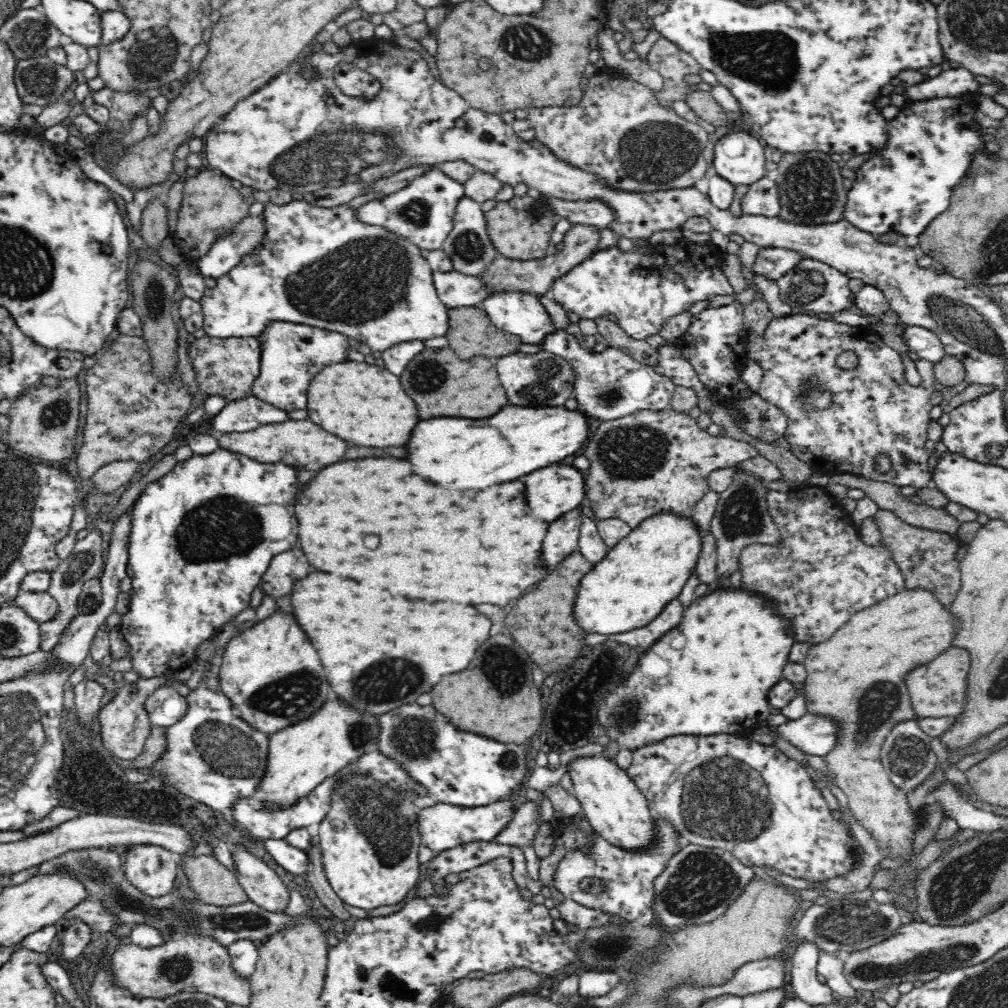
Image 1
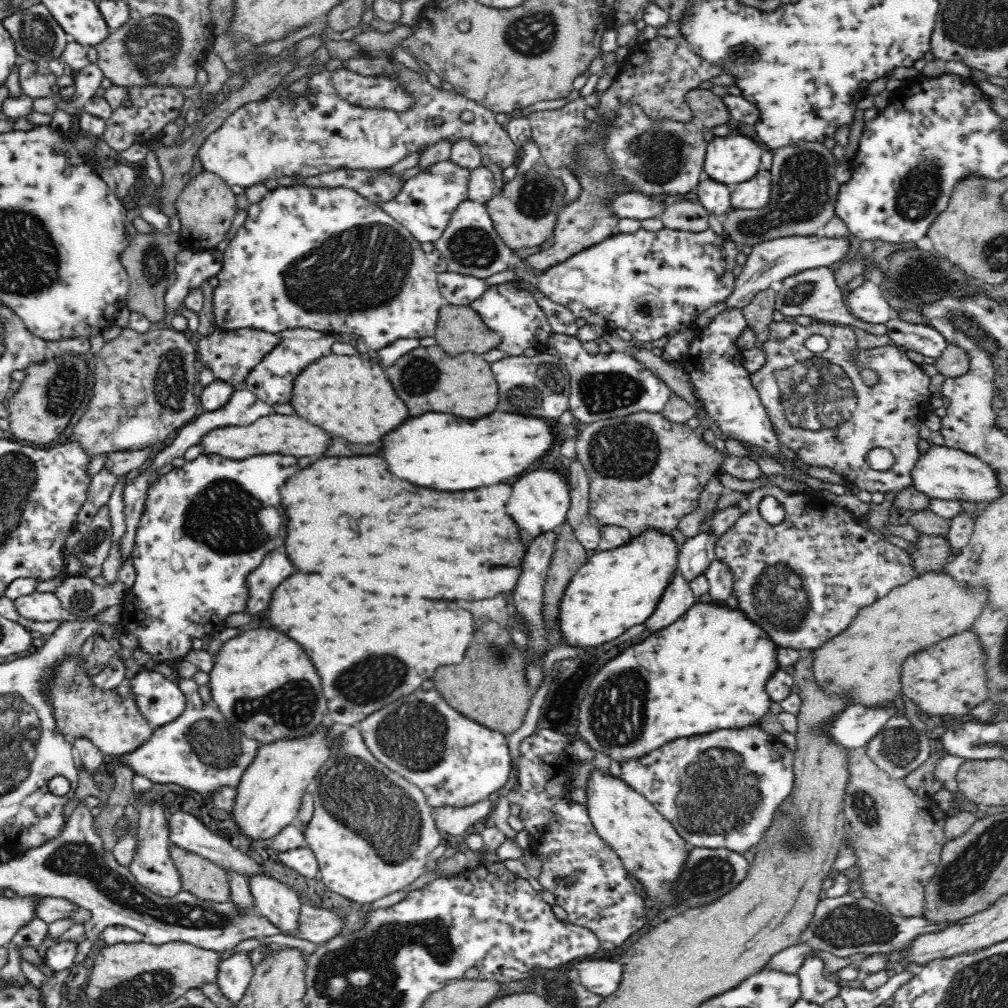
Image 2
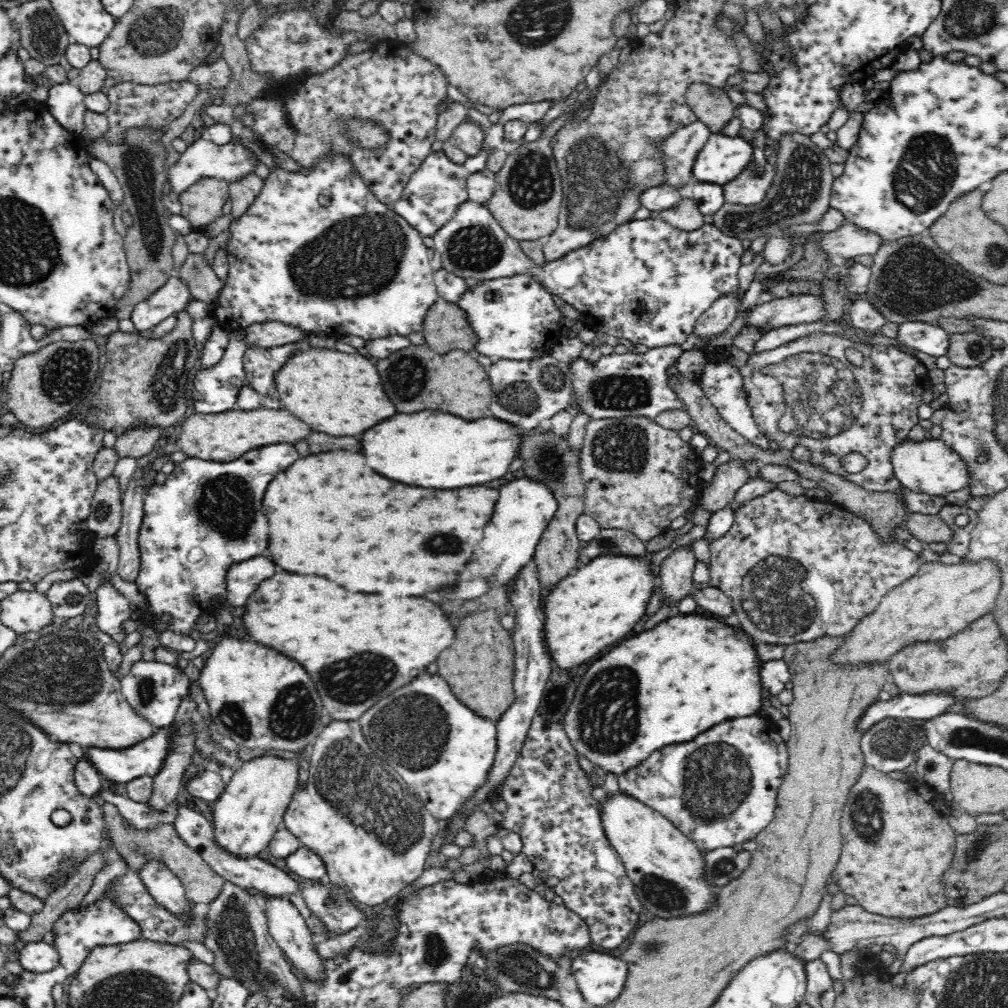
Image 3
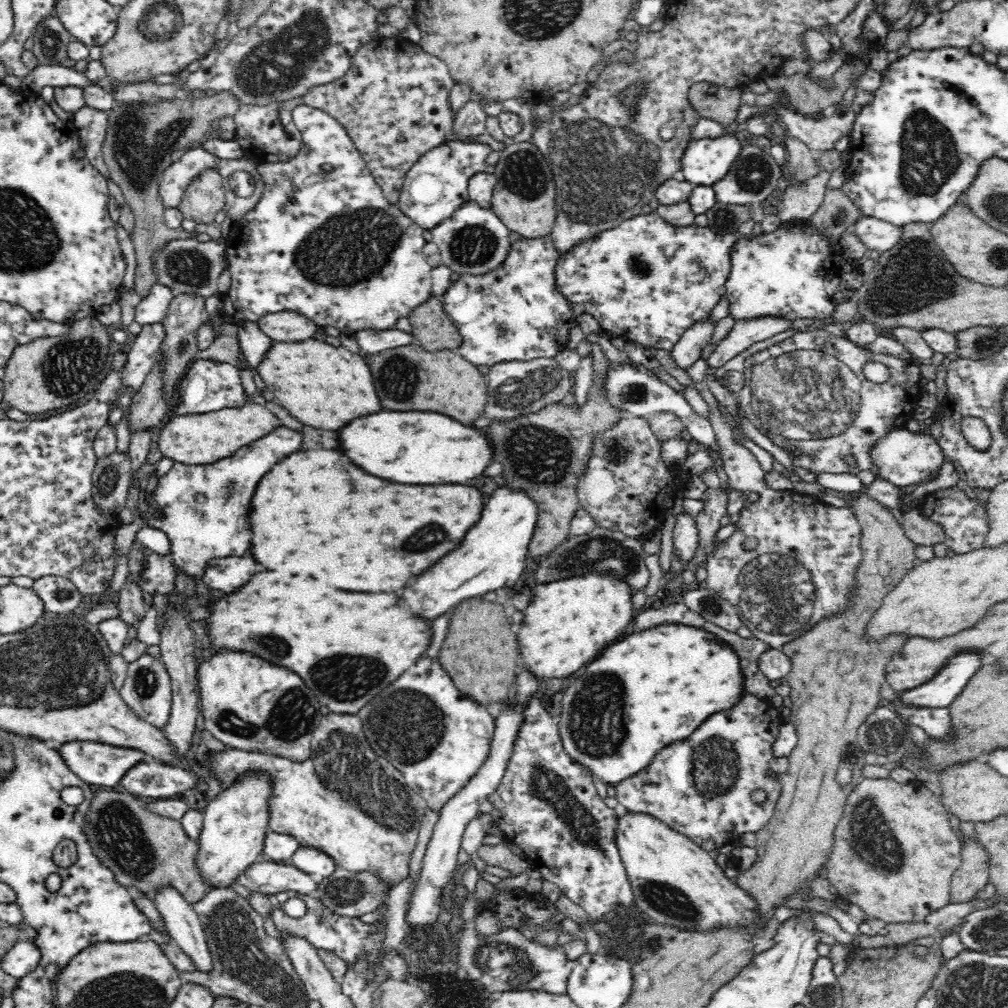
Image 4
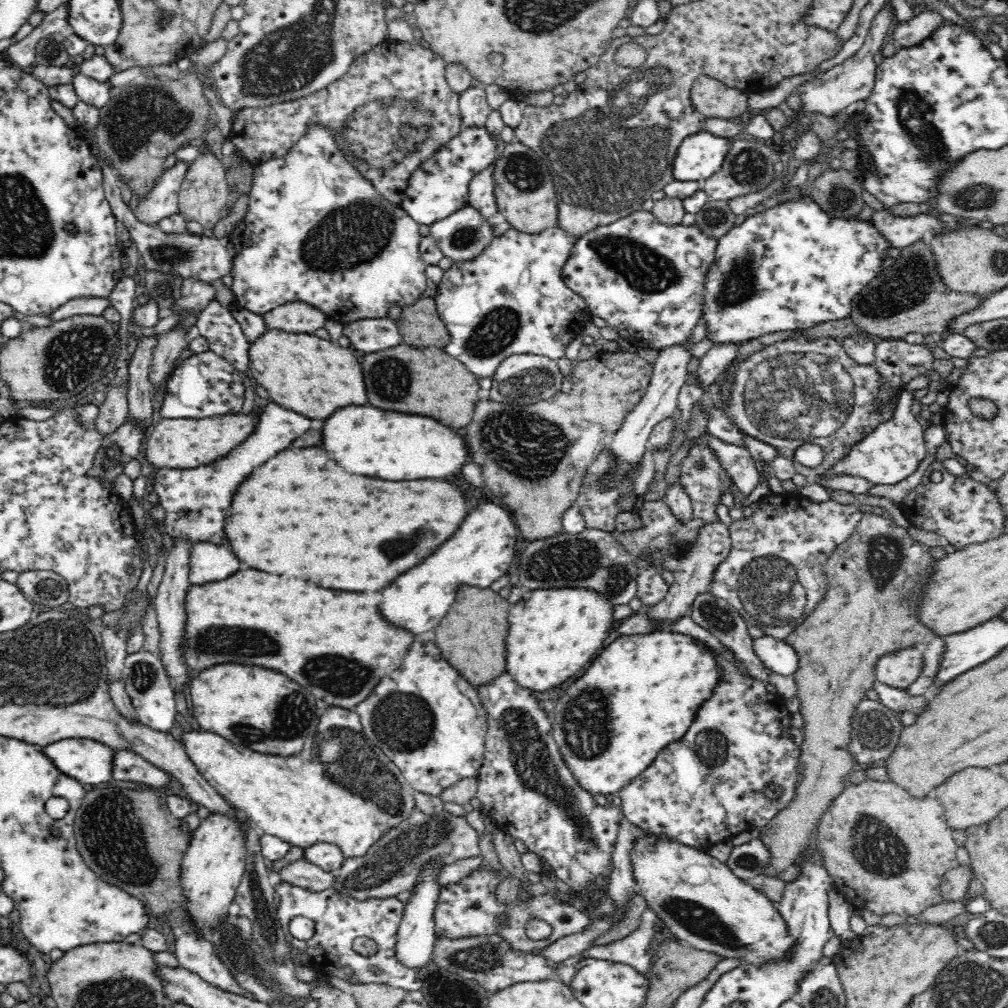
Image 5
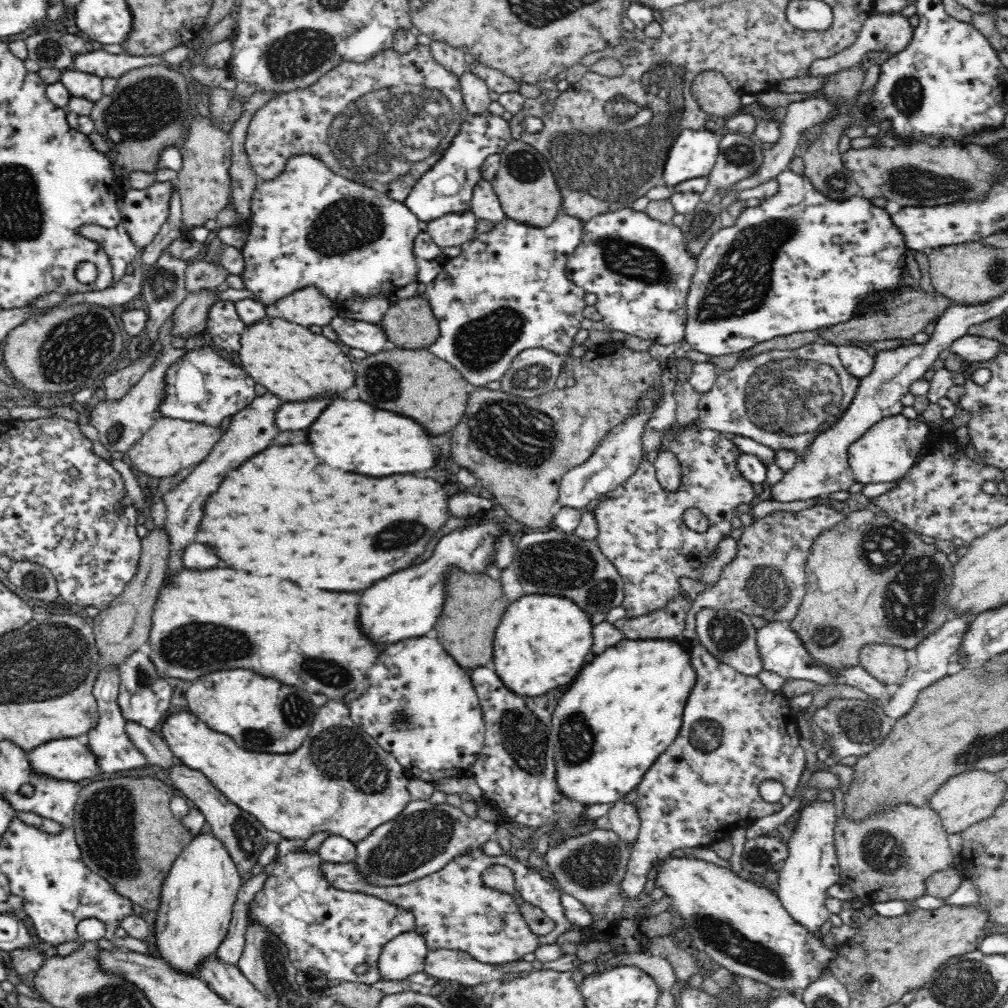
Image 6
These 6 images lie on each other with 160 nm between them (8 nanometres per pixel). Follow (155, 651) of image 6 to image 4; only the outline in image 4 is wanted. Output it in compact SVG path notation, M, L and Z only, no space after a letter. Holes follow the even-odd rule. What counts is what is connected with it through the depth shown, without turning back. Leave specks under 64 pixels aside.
M260 572L256 574L248 584L244 584L238 592L224 596L222 600L214 600L210 606L210 600L205 601L205 605L211 610L210 620L208 620L208 630L210 631L210 638L212 638L212 646L222 648L222 650L242 650L242 652L252 652L254 656L260 656L264 660L268 660L270 664L276 666L286 666L292 672L296 672L298 676L304 678L304 682L314 690L314 694L318 696L318 700L322 705L327 706L331 712L340 714L355 714L368 704L370 700L376 698L376 694L380 694L389 684L392 684L402 672L406 672L412 664L416 664L416 660L426 652L432 632L430 626L424 618L404 612L400 601L404 601L402 594L394 594L394 592L340 592L340 590L330 590L324 596L314 600L314 590L312 590L314 580L312 578L298 578L298 576L280 576L276 572Z

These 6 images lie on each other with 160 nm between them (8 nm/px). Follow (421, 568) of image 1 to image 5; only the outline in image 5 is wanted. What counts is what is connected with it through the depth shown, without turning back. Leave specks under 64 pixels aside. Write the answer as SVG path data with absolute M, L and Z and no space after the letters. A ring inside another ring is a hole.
M290 448L256 468L242 482L226 516L226 536L232 552L250 568L282 574L283 580L302 580L304 584L326 590L382 592L392 580L436 552L468 516L462 490L440 480L390 482L344 472L324 448Z

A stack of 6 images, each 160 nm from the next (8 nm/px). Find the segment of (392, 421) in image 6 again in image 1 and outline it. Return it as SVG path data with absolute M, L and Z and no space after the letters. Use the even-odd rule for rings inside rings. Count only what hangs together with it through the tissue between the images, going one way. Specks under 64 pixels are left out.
M508 406L502 408L492 418L480 418L480 420L468 420L468 418L432 418L420 422L412 438L408 442L410 450L410 464L414 474L444 486L444 488L476 488L484 490L494 484L516 480L524 474L530 474L538 468L550 466L554 462L560 462L562 458L568 458L576 454L584 442L590 436L590 428L595 428L594 420L577 409L564 408L520 408L520 406Z

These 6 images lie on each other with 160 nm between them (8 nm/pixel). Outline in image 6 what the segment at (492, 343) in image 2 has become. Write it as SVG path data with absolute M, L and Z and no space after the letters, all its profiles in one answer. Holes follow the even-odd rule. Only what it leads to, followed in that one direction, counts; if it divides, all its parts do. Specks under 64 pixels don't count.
M424 296L399 300L379 324L390 342L409 350L428 347L440 336L438 319Z

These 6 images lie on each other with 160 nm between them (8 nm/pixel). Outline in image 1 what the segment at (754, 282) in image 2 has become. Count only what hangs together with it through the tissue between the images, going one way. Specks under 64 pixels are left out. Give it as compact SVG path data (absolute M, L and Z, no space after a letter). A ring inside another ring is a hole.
M761 248L753 264L752 272L763 274L766 278L778 280L784 276L790 268L794 268L802 255L796 251L786 250L784 248Z

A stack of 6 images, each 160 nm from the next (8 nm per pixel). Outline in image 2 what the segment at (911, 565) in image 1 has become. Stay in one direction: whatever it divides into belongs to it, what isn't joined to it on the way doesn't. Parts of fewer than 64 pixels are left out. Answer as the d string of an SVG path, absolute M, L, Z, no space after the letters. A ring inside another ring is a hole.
M918 532L917 540L908 542L912 550L905 550L912 560L914 574L946 573L945 567L953 553L946 536Z

